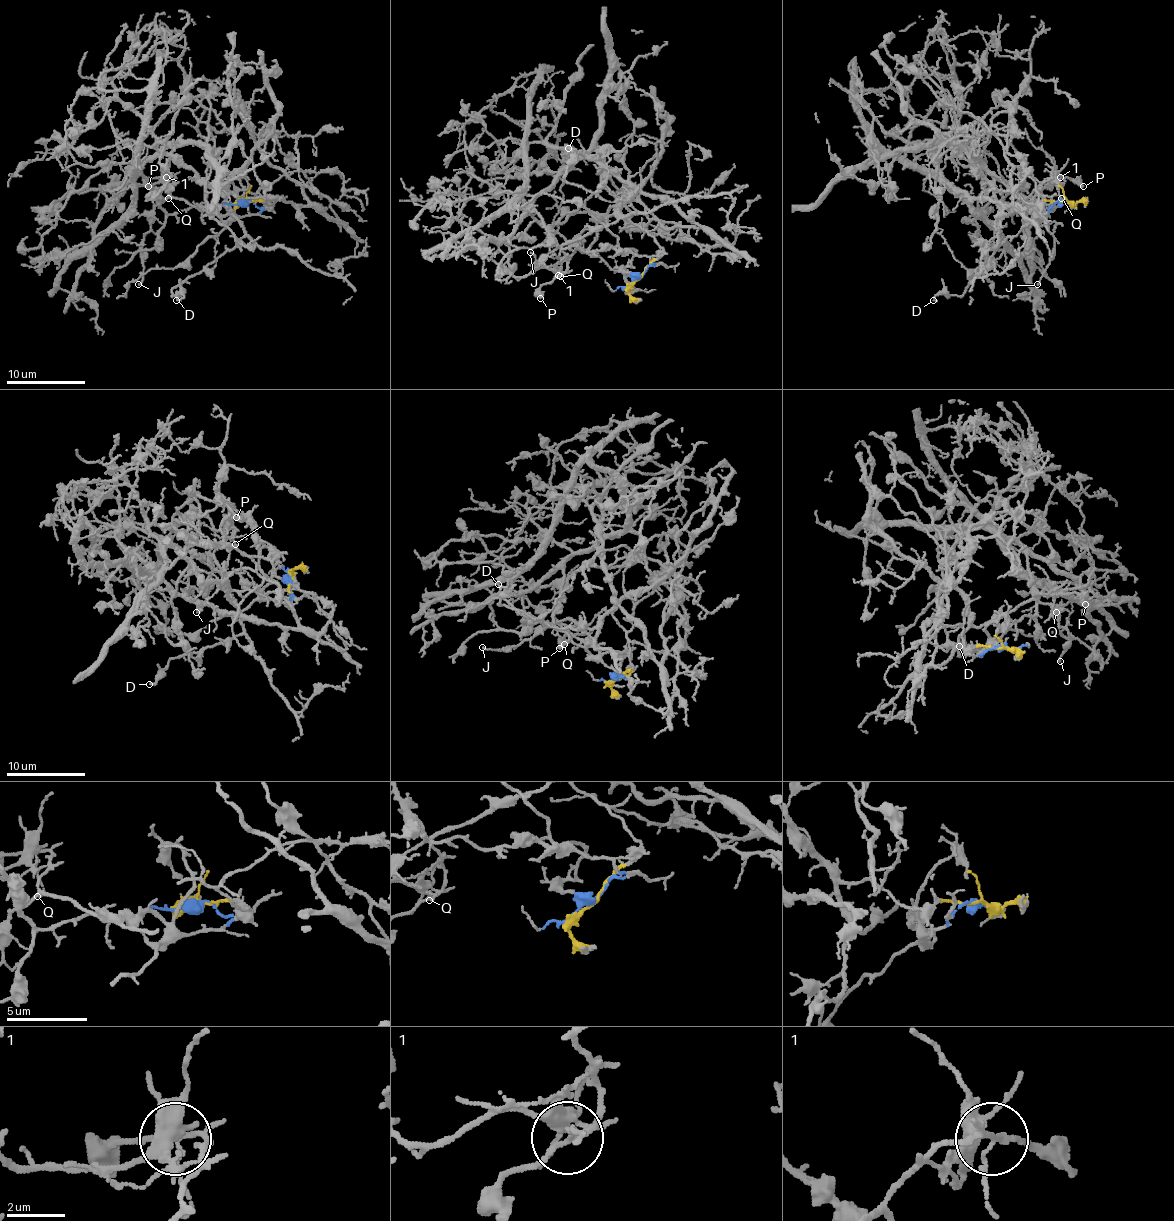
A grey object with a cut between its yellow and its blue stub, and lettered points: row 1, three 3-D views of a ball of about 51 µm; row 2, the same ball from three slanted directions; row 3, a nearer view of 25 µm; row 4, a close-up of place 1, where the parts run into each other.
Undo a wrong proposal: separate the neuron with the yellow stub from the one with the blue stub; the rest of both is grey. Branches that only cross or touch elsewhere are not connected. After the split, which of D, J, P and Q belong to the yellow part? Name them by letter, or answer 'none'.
D, J, P, Q

